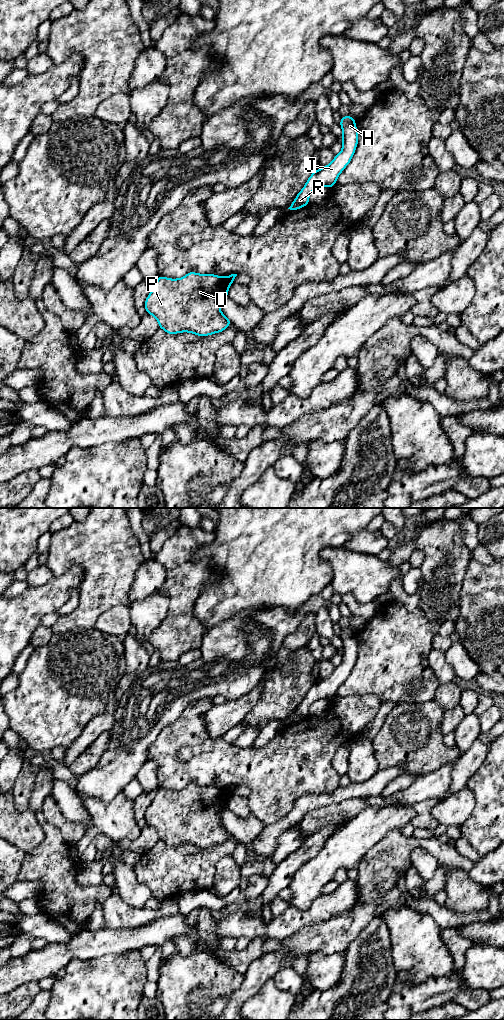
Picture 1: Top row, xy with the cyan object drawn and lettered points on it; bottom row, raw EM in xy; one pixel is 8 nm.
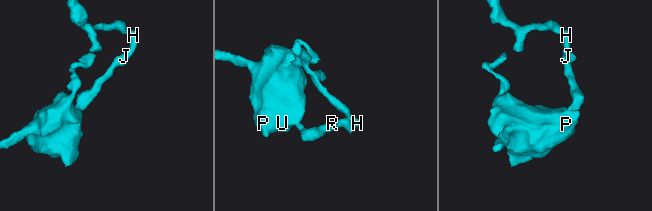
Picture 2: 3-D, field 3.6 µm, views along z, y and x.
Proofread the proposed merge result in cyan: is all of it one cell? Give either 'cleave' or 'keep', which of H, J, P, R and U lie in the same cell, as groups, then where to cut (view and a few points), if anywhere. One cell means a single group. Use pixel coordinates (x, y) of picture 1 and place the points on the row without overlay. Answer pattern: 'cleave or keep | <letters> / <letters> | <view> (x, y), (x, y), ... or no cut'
cleave | H J R / P U | xy (227, 789), (231, 794)

